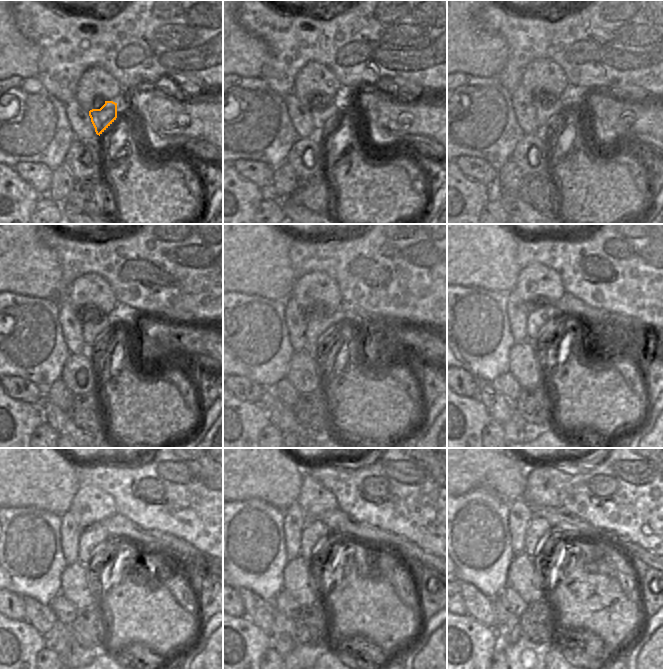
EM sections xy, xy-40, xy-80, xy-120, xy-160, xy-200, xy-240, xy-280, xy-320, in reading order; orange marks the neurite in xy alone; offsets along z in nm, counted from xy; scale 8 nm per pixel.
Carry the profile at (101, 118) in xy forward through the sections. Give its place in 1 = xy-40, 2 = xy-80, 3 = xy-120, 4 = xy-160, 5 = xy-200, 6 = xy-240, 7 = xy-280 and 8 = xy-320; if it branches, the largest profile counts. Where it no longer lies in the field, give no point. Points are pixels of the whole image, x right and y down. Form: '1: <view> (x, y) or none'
1: xy-40 (322, 118)
2: xy-80 (546, 114)
3: xy-120 (95, 333)
4: xy-160 (317, 327)
5: xy-200 (542, 320)
6: xy-240 (94, 538)
7: xy-280 (316, 537)
8: xy-320 (539, 532)

